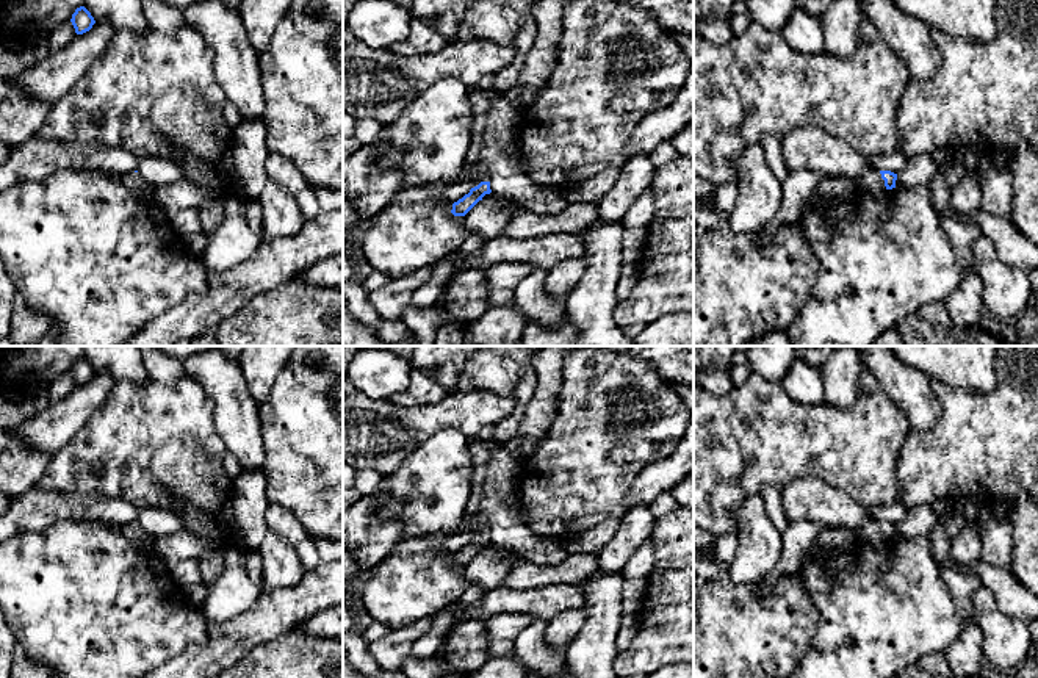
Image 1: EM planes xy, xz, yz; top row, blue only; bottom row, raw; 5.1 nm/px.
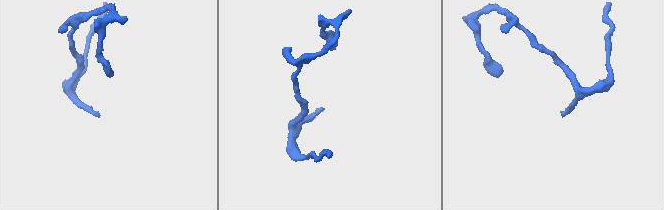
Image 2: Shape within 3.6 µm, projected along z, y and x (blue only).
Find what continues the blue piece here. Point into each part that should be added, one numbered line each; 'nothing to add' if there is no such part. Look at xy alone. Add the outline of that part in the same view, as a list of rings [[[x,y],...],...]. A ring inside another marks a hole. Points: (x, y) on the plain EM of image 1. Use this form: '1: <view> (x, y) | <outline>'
nothing to add

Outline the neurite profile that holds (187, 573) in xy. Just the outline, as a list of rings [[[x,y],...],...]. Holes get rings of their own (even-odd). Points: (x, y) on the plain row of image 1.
[[[188,557],[175,564],[169,573],[178,589],[183,592],[196,584],[204,584],[200,573],[200,557]]]

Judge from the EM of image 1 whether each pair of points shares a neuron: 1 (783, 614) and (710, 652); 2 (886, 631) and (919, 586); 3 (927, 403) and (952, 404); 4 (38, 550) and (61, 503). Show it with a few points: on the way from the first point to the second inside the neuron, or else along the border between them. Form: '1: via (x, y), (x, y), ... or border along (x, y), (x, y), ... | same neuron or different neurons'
1: via (764, 633), (756, 639), (728, 639) | same neuron
2: via (886, 620), (908, 597) | same neuron
3: border along (930, 379), (941, 414), (930, 428), (916, 431) | different neurons
4: border along (86, 519), (61, 519), (41, 530), (16, 536) | different neurons

